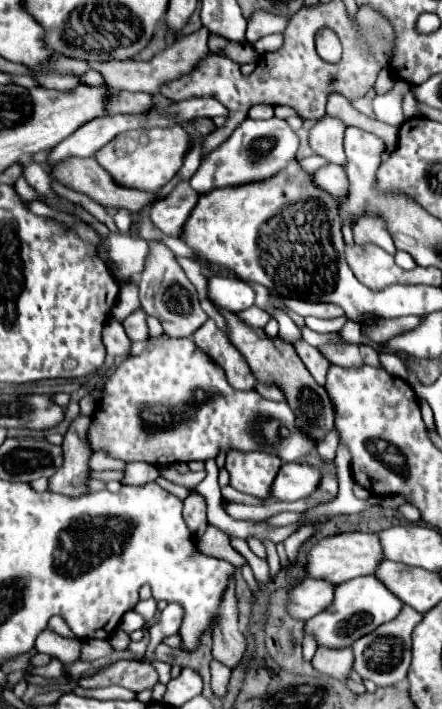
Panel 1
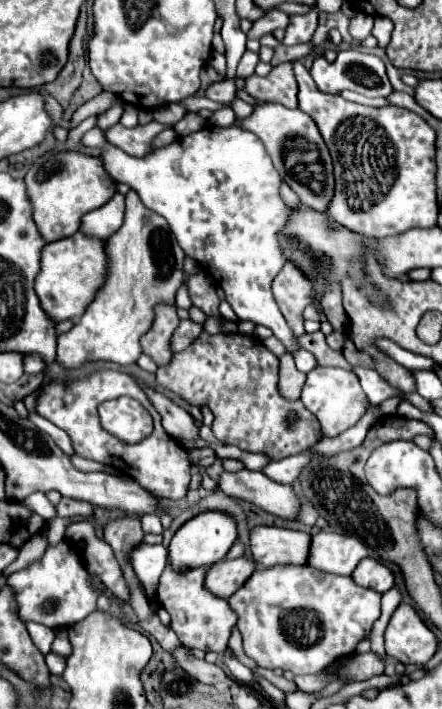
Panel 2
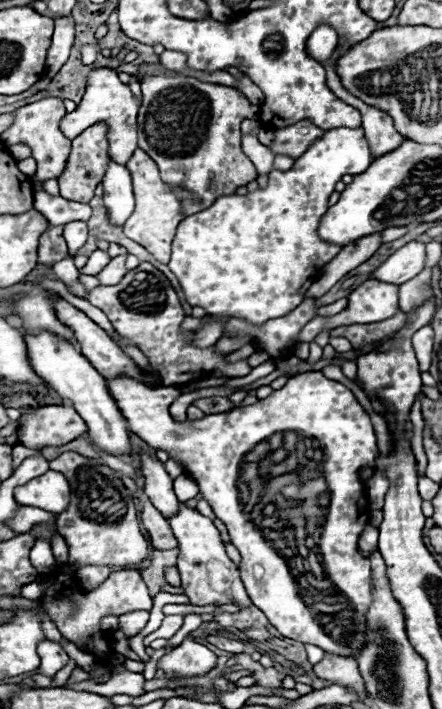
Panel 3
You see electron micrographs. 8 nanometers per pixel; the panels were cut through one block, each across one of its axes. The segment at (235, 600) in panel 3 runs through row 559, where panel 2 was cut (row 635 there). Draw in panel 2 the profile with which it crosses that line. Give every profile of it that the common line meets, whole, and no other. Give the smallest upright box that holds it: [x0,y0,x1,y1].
[158,566,236,654]

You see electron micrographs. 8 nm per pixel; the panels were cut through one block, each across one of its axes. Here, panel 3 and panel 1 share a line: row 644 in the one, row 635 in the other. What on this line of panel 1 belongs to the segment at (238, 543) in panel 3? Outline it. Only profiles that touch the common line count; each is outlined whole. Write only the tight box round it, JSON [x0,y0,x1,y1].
[306,576,404,648]

